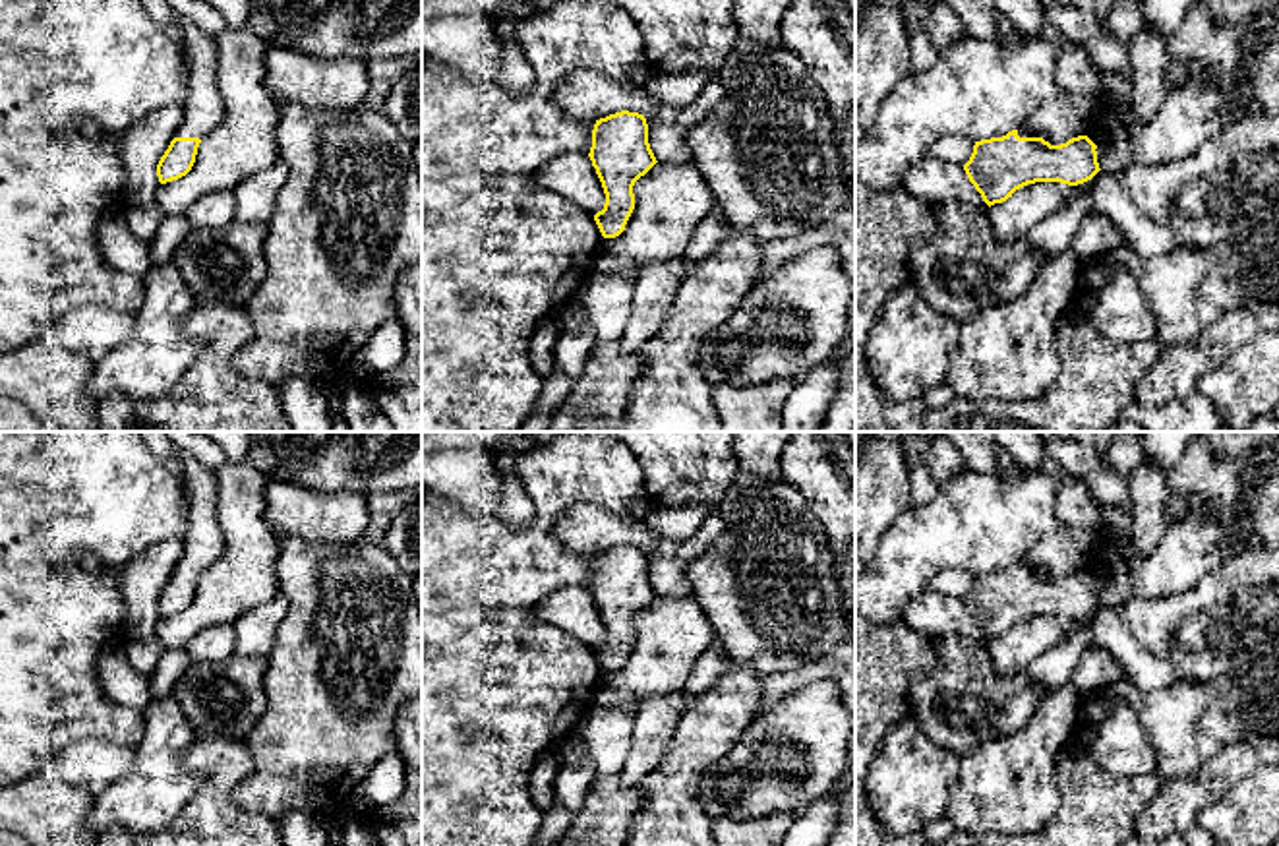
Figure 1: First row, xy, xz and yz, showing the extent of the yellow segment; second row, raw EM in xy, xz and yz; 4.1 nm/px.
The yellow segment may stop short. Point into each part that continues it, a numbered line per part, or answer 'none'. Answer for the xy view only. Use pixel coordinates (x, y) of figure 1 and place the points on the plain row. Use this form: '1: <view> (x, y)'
1: xy (204, 543)

